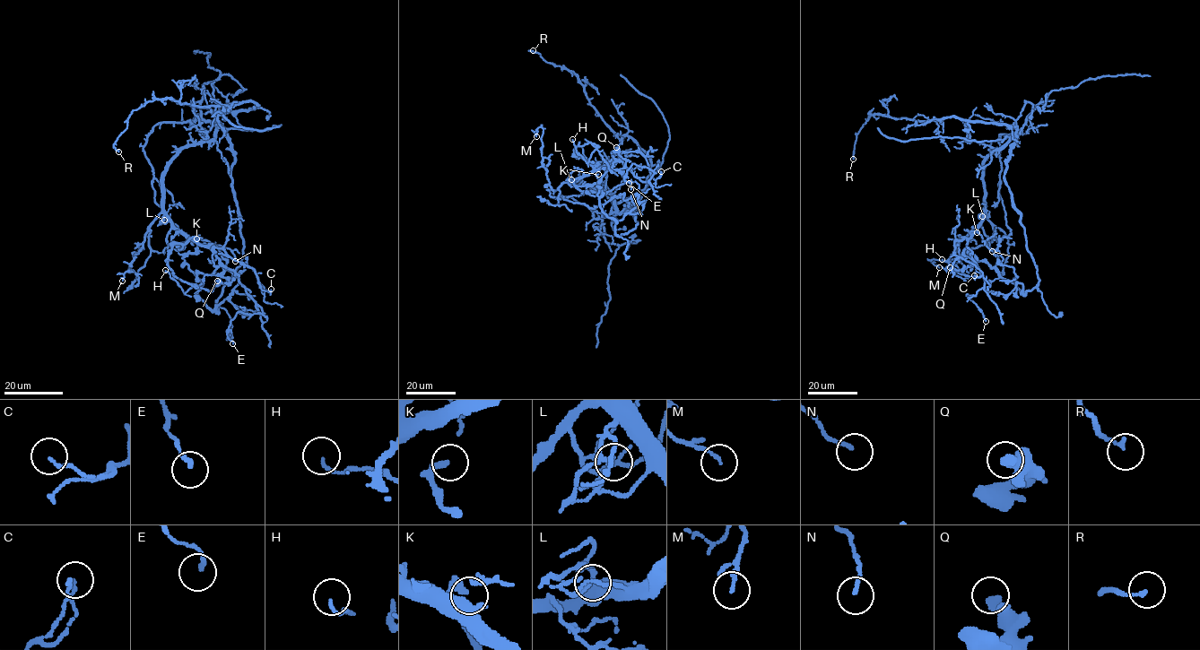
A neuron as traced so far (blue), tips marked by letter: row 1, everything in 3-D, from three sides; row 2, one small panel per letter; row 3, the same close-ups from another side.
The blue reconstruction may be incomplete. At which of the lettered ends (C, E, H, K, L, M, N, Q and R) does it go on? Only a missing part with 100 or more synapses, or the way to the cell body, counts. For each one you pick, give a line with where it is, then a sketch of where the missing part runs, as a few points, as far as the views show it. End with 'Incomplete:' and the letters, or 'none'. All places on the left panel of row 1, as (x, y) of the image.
Incomplete: none

